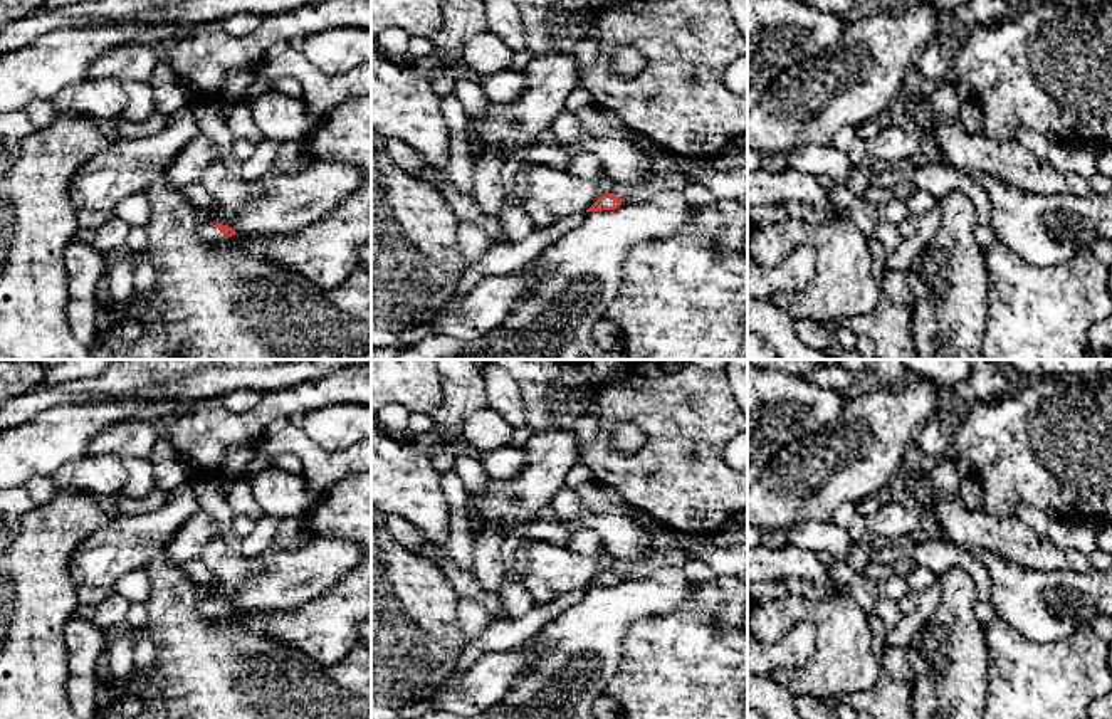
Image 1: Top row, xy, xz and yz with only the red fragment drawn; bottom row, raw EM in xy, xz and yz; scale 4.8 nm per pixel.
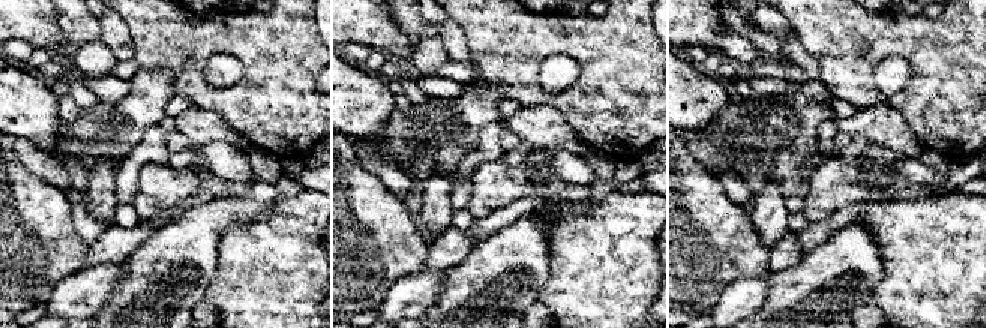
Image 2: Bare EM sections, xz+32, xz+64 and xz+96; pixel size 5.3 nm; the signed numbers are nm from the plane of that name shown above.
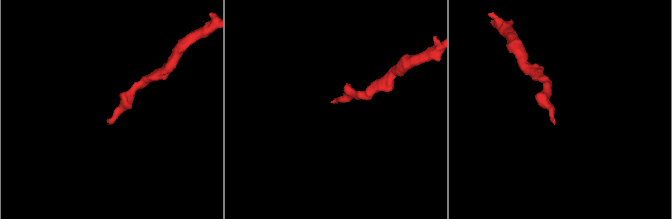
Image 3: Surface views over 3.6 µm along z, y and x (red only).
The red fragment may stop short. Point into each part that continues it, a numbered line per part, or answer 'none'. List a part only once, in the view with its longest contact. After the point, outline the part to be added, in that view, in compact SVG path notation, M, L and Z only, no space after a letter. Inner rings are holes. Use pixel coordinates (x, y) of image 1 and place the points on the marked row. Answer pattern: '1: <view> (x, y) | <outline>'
1: xy (209, 232) | M210 220L200 230L198 237L205 242L220 242L225 235L218 230L218 227Z

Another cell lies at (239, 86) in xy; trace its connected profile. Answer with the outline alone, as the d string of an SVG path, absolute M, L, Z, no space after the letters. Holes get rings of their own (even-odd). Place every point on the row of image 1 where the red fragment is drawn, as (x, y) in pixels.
M235 69L225 76L217 99L245 104L249 99L269 91L302 97L302 84L297 77L284 76L267 79L254 69Z

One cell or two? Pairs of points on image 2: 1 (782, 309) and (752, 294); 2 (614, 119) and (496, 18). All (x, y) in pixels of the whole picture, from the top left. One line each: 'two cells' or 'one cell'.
1: two cells
2: one cell

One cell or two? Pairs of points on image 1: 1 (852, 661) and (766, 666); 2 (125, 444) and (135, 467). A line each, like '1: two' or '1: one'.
1: two
2: two

